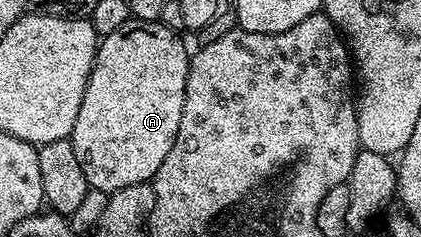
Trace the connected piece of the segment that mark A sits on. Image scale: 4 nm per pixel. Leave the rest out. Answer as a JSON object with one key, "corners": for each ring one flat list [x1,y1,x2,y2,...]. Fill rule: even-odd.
{"corners":[[133,17,116,33,101,36,84,101,80,101,80,113,69,138,76,149,76,161,80,161,80,169,84,169,84,177,93,190,109,193,124,189,124,185,149,183,164,165,164,157,168,157,168,149,176,141,176,129,180,129,180,113,184,113,191,52,186,51,182,37,160,21]]}

